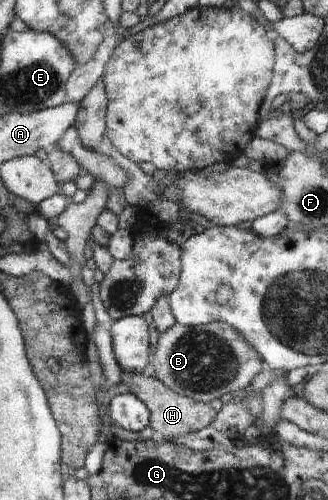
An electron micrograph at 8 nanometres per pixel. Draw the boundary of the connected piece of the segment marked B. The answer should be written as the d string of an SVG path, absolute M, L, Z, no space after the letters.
M223 321L192 327L176 322L158 337L151 356L155 378L173 392L202 403L221 398L223 394L249 389L252 380L265 366L260 354L242 334Z

